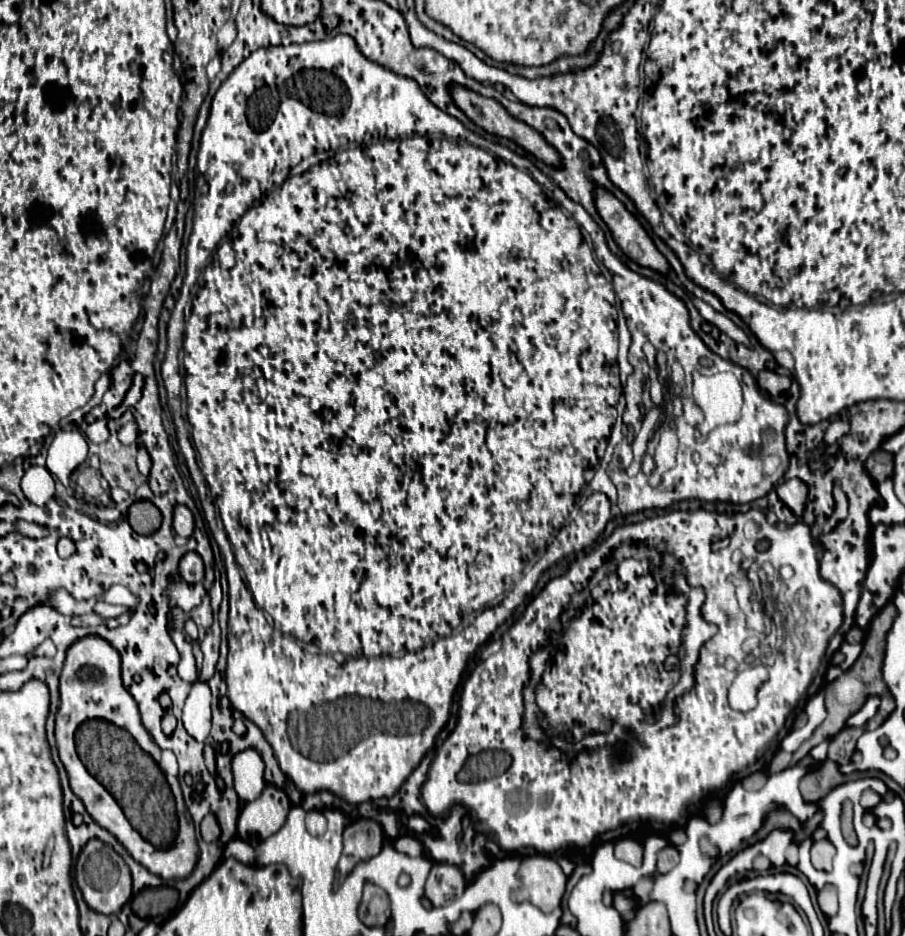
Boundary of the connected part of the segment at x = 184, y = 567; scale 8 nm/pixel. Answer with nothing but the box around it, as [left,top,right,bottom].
[178,551,204,585]

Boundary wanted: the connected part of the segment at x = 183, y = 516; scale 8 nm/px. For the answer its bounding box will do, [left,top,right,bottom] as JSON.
[172,505,194,537]

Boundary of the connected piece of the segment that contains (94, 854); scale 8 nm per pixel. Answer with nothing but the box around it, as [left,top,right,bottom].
[74,839,132,915]

